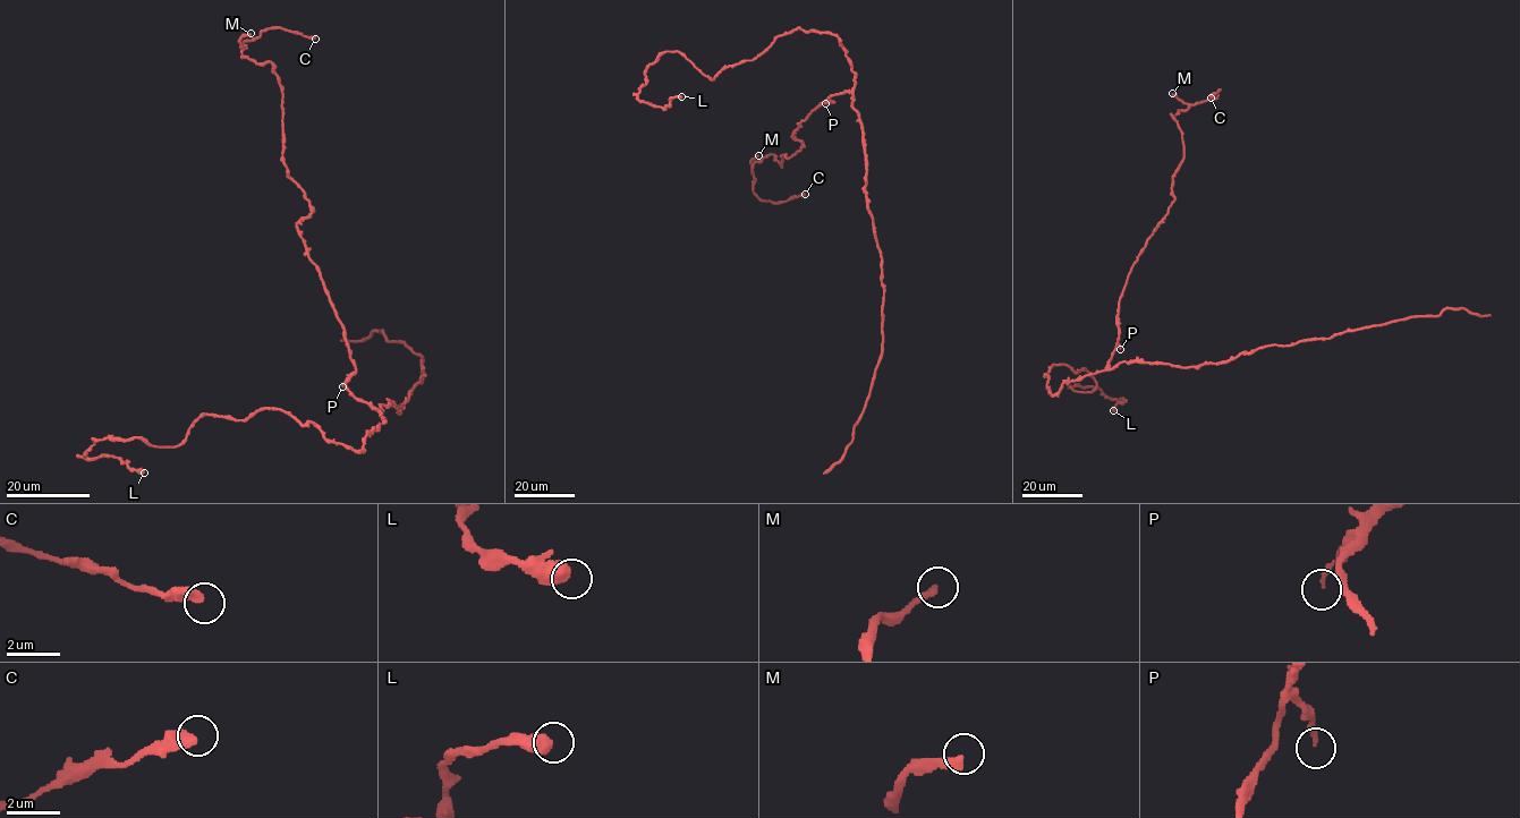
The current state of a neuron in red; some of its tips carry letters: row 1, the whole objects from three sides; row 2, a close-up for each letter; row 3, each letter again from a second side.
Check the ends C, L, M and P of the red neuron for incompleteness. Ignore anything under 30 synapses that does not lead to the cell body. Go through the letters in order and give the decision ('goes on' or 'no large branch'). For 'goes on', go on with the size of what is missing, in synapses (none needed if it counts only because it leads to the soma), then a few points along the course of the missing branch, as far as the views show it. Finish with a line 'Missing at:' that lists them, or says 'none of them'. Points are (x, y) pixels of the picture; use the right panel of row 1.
C: no large branch
L: no large branch
M: no large branch
P: no large branch
Missing at: none of them

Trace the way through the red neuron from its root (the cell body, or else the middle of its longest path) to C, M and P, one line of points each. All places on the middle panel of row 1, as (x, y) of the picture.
C: (848, 91), (800, 122), (791, 136), (801, 147), (782, 167), (773, 154), (754, 163), (762, 201), (805, 194)
M: (848, 91), (800, 122), (791, 136), (801, 147), (782, 155), (782, 167), (769, 154), (753, 171), (758, 155)
P: (848, 91), (833, 94), (825, 103)

